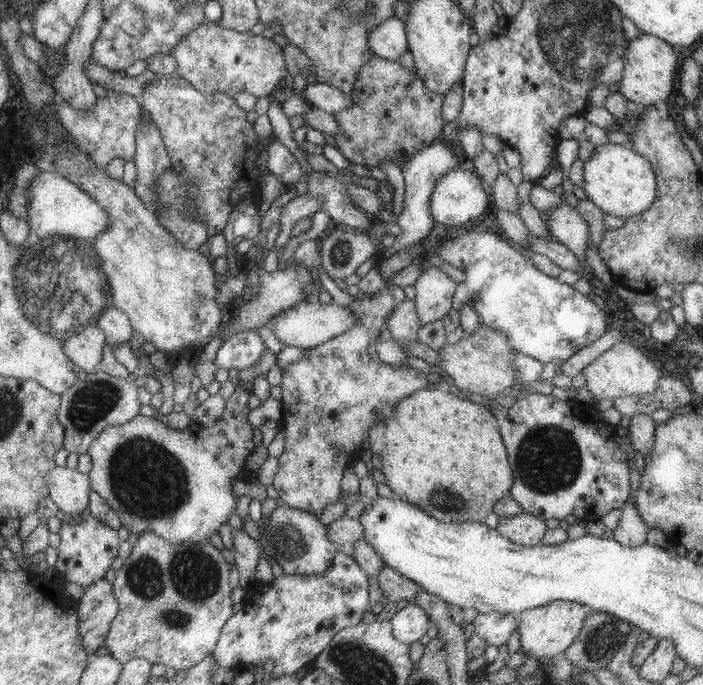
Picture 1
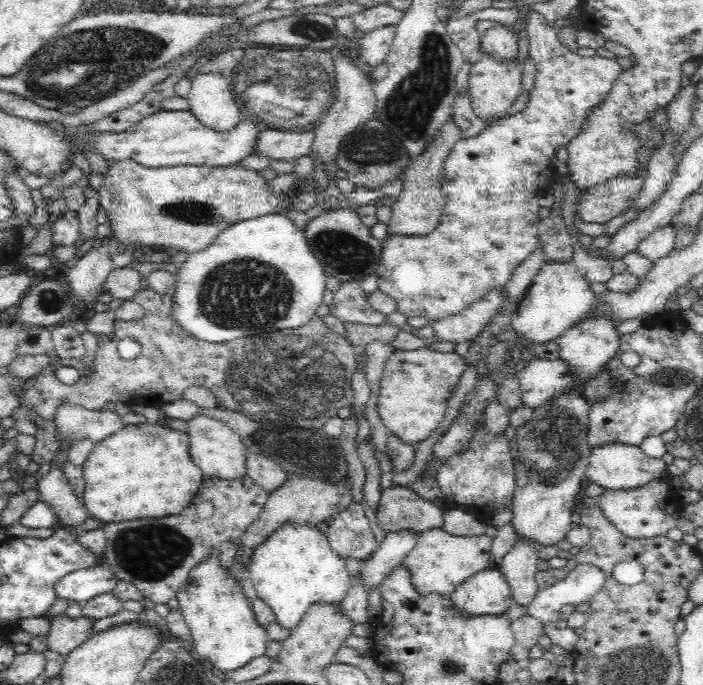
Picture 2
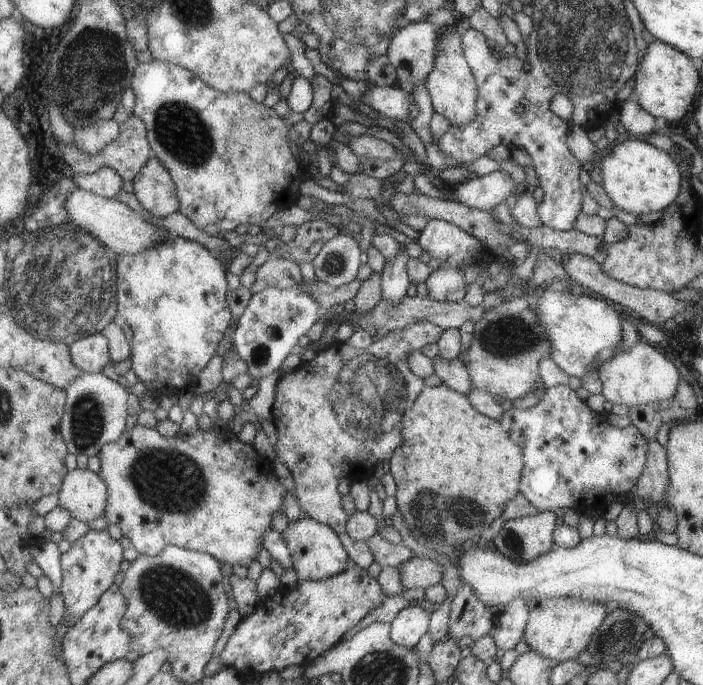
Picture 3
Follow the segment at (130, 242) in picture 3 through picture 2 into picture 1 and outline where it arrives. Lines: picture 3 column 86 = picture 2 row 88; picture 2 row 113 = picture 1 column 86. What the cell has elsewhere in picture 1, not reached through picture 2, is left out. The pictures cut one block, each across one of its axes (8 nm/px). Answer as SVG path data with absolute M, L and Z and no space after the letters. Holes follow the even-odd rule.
M41 172L28 185L28 218L27 224L38 239L52 235L80 240L93 240L108 230L108 214L106 210L75 182L61 174Z

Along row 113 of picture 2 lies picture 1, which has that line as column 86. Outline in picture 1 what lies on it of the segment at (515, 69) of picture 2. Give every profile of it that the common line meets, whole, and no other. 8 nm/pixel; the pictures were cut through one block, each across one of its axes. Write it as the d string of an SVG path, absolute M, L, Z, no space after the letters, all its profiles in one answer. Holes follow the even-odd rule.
M55 468L47 474L48 497L59 511L65 514L81 514L88 507L91 479L77 470Z

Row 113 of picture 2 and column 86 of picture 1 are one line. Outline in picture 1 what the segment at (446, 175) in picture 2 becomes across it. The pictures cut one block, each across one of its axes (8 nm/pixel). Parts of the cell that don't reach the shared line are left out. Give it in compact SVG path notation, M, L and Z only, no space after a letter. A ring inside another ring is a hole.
M91 514L83 517L78 524L71 525L61 522L61 528L57 532L60 544L56 549L58 554L54 566L60 579L63 582L75 584L83 590L97 580L103 579L103 574L109 570L113 558L117 556L117 546L120 541L115 532Z

